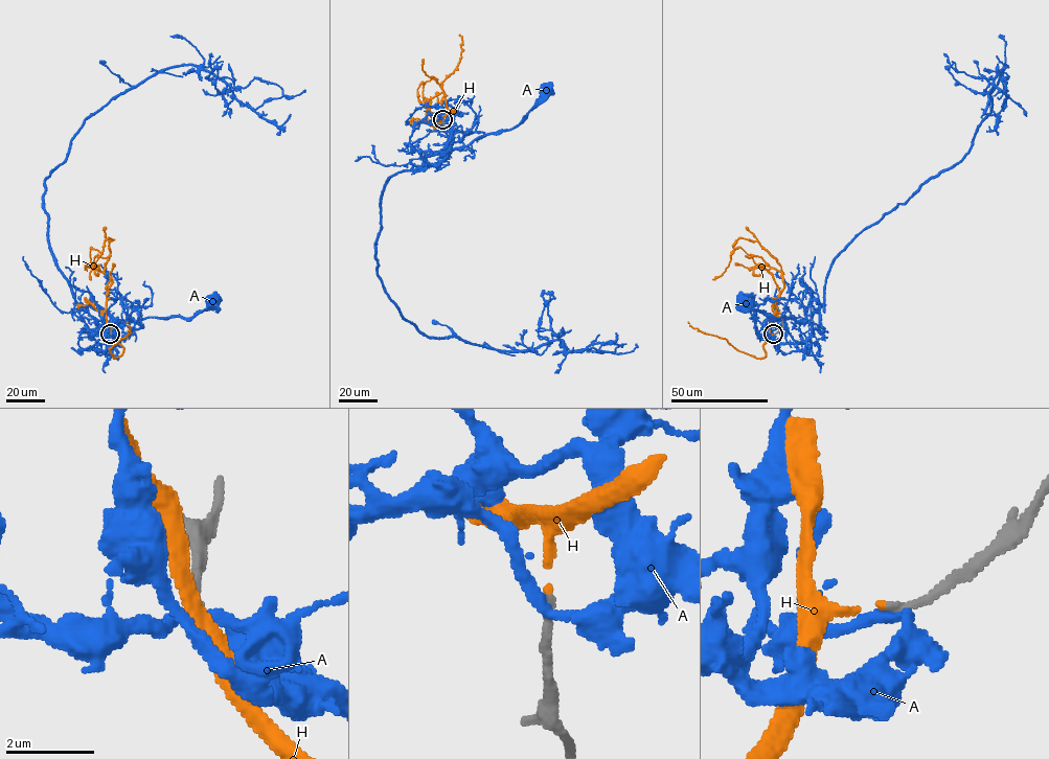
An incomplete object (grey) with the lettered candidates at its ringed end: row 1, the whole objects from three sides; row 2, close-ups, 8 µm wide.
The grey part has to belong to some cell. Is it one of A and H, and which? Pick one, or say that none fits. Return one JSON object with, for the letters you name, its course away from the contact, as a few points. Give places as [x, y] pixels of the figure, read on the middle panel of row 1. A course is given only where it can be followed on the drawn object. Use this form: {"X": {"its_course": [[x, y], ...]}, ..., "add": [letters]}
{"H": {"its_course": [[443, 119], [439, 116], [440, 129], [445, 130], [437, 129], [445, 91], [434, 77], [424, 71], [424, 59]]}, "add": ["H"]}

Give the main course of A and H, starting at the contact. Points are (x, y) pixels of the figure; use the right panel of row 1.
A: (773, 334), (778, 342), (801, 343), (812, 326), (804, 319), (769, 318), (745, 301)
H: (773, 334), (772, 302), (782, 289), (782, 273), (757, 240), (738, 238), (729, 266), (712, 279)

